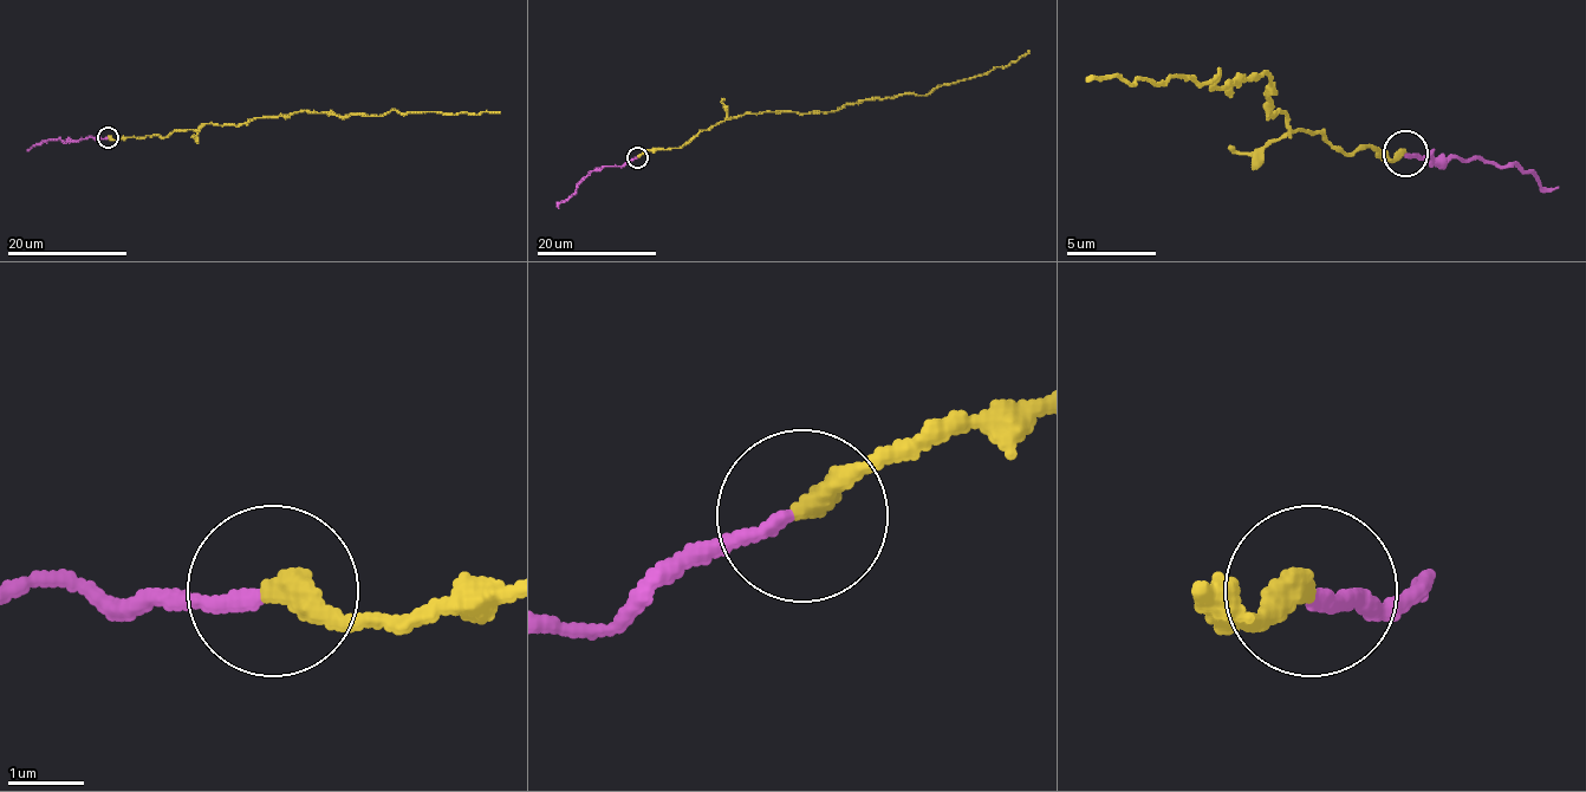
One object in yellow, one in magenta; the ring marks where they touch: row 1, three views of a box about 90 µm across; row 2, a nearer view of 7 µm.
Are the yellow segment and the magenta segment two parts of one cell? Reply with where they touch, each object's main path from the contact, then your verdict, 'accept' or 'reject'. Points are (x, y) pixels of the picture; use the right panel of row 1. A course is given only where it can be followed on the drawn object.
at (1405, 154); yellow runs (1404, 153), (1341, 153), (1292, 130), (1269, 116), (1265, 71), (1228, 89), (1215, 89), (1220, 71), (1085, 80); magenta runs (1404, 153), (1414, 156), (1431, 153), (1436, 161), (1481, 156), (1516, 166), (1544, 188), (1558, 188); reject

